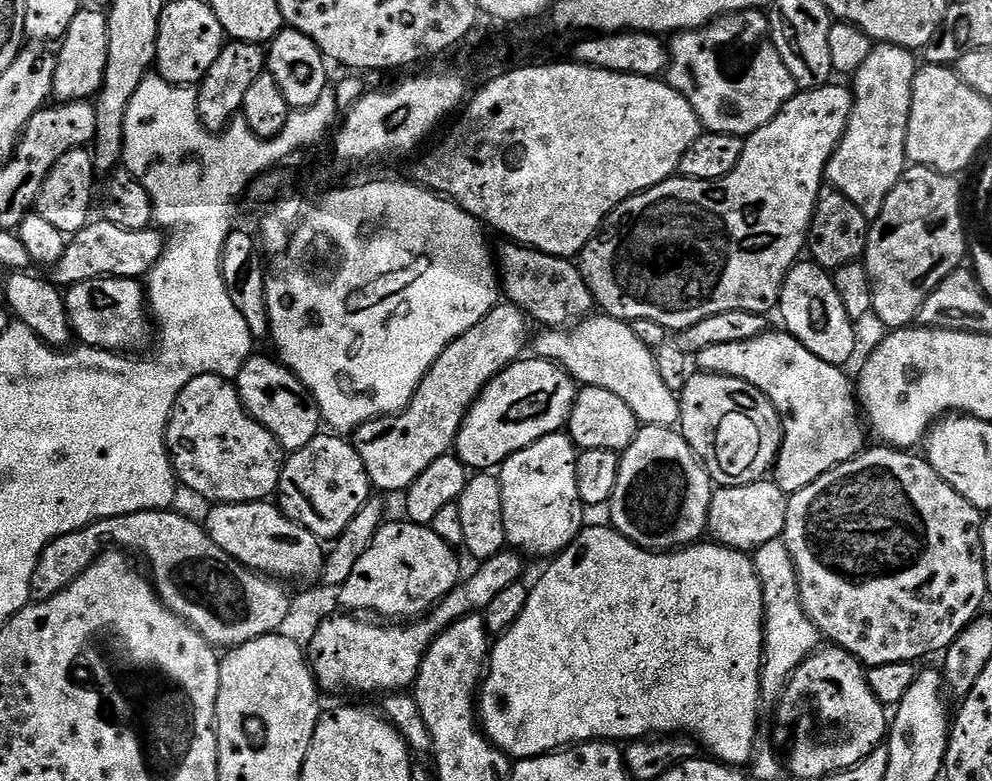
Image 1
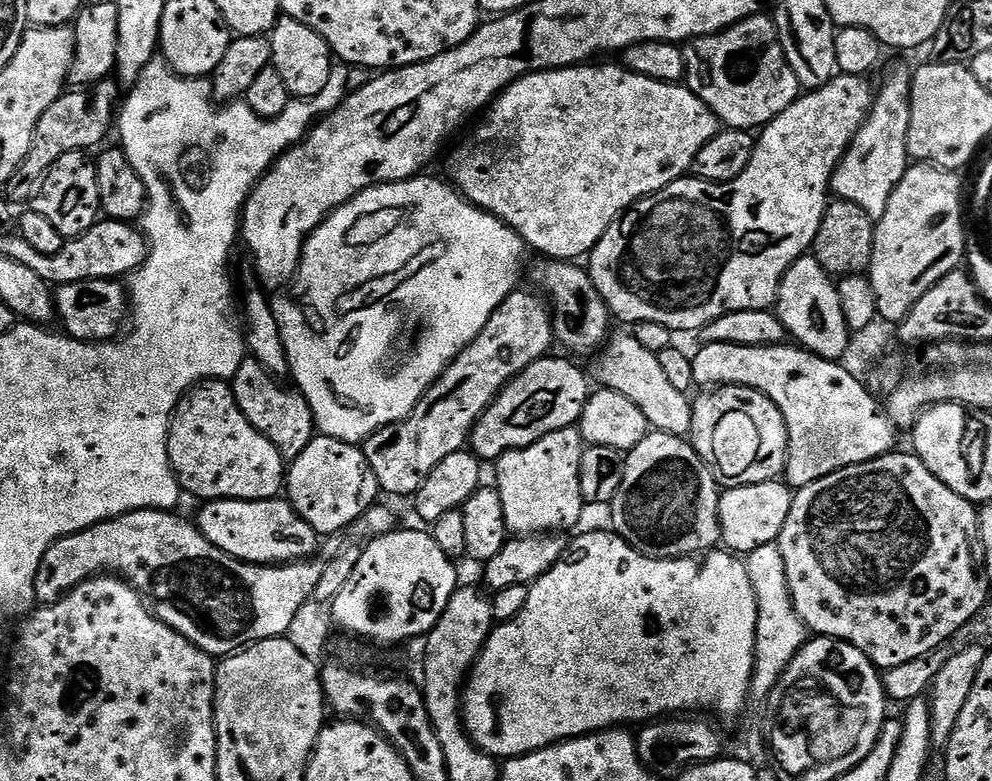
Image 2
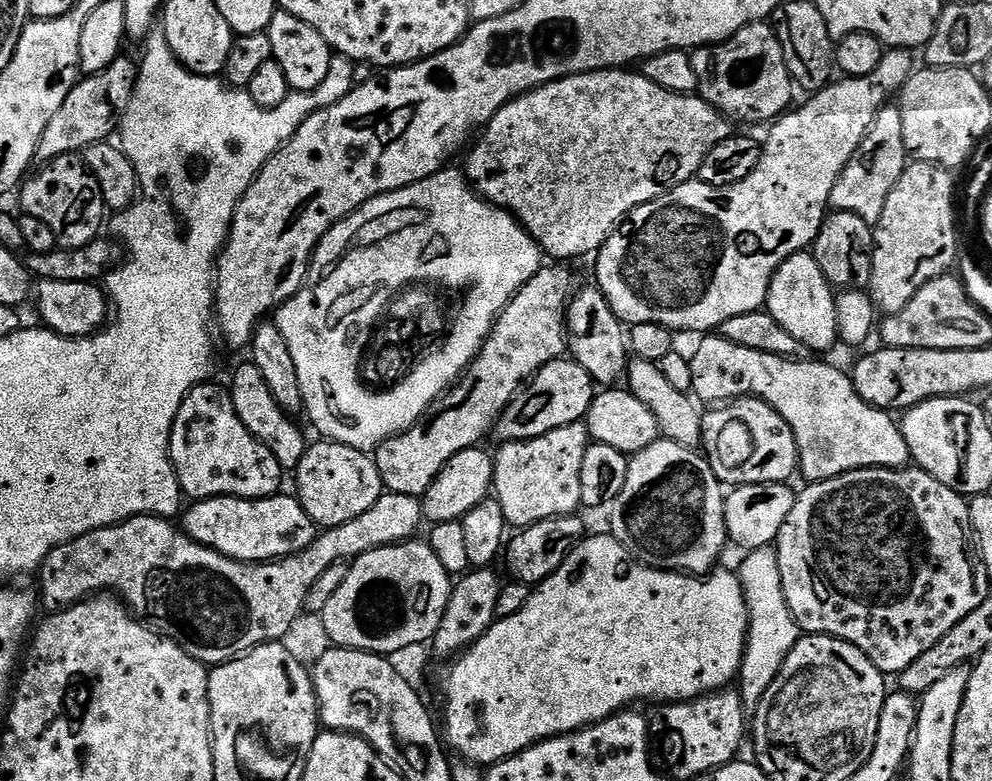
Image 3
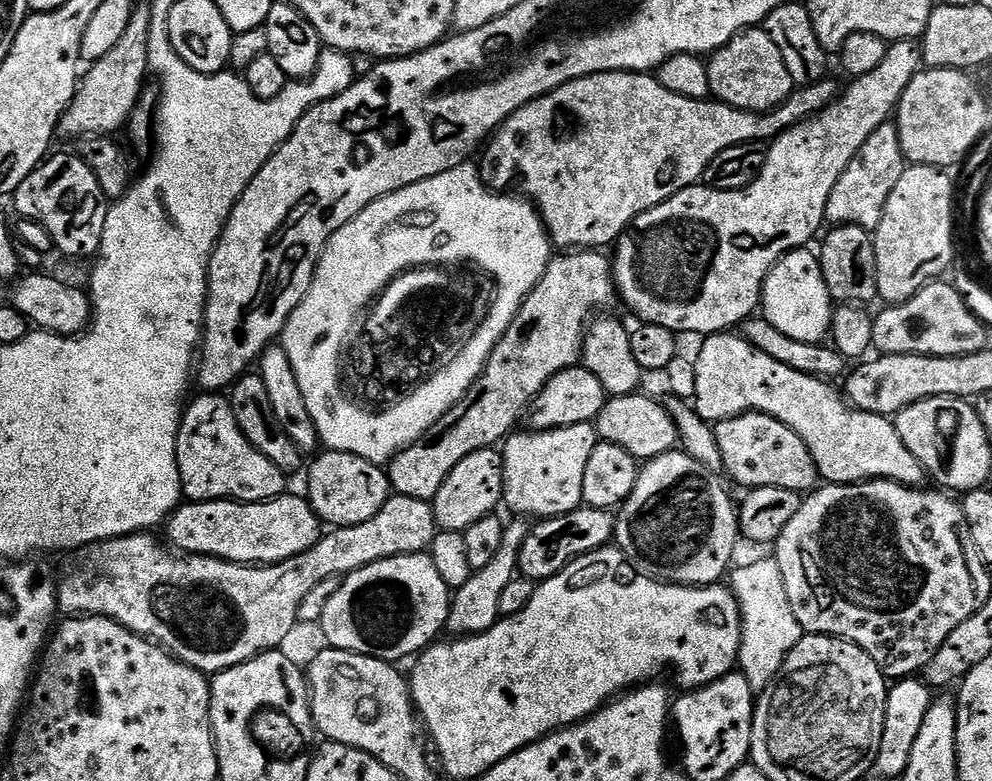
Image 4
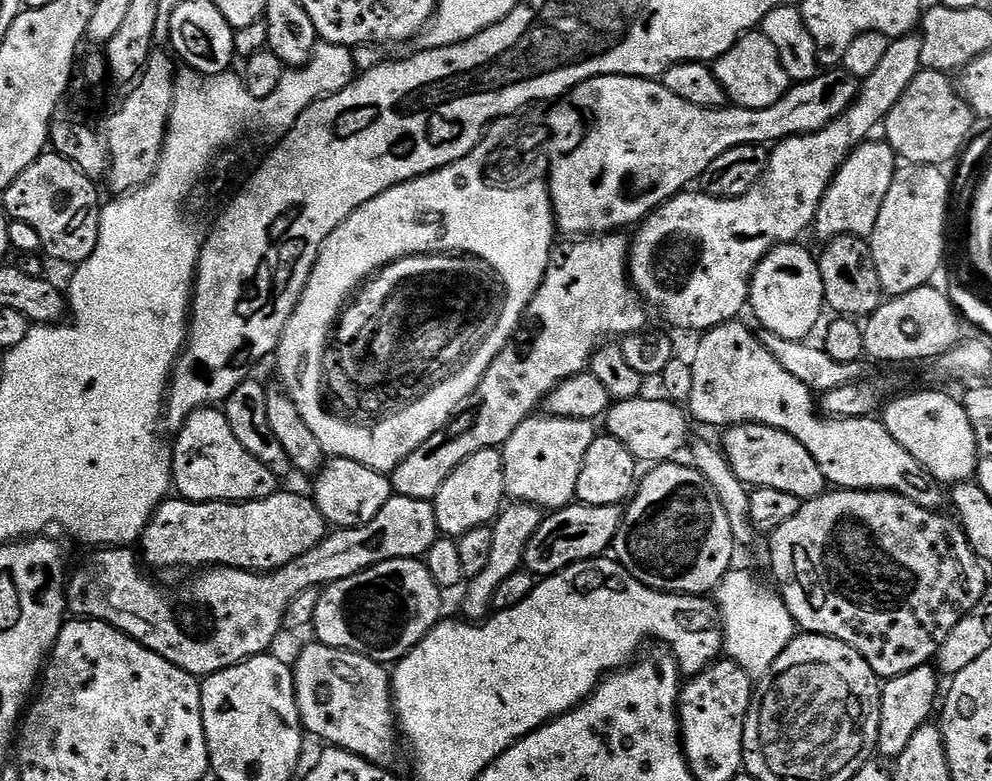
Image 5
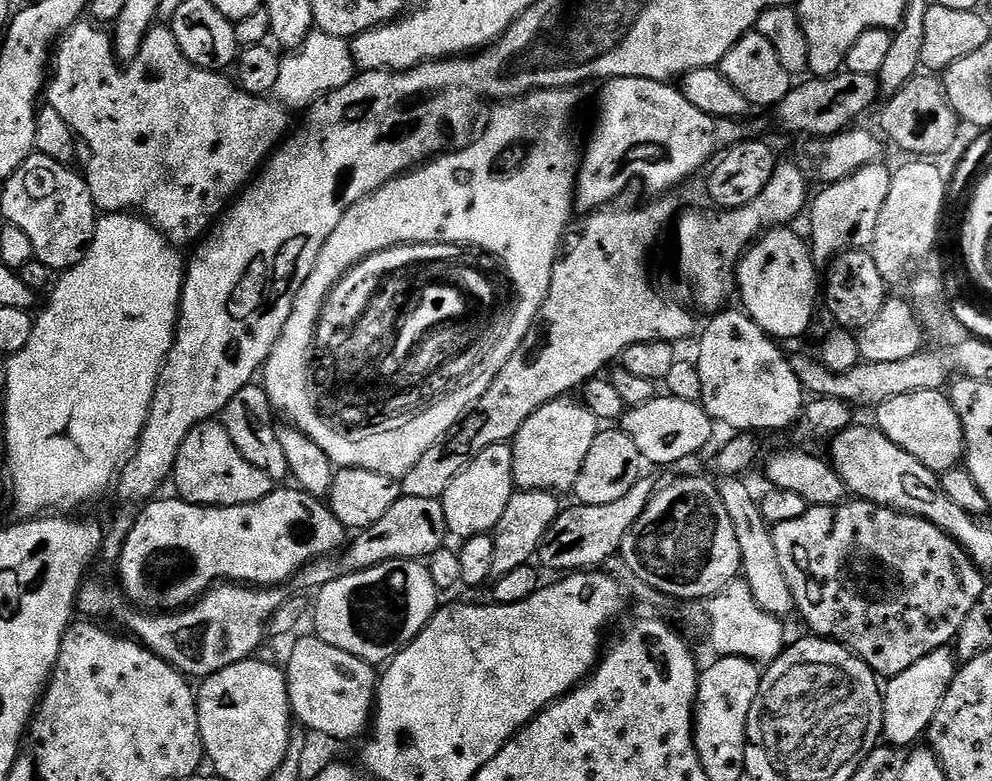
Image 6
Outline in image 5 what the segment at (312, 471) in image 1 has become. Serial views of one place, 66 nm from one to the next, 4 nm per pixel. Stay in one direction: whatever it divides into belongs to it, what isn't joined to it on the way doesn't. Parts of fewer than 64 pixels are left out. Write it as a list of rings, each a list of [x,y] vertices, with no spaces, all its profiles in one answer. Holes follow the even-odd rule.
[[[350,458],[329,459],[316,473],[314,483],[318,510],[329,525],[336,528],[353,528],[370,522],[394,495],[391,479],[385,473],[370,470],[370,466],[362,466],[362,462],[350,462]]]

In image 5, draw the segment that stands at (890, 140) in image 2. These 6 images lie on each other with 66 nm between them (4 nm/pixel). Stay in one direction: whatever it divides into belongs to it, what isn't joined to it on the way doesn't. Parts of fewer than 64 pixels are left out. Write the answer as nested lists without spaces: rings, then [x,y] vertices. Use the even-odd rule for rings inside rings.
[[[869,138],[852,149],[830,182],[822,202],[818,206],[814,232],[827,242],[839,236],[871,237],[874,222],[878,222],[878,210],[886,202],[890,182],[894,182],[898,171],[898,157],[883,139]]]

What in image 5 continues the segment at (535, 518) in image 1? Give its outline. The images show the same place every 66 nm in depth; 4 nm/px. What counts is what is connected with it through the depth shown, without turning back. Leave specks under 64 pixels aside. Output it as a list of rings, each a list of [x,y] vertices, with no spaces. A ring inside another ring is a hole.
[[[529,416],[502,446],[505,497],[512,502],[534,504],[541,510],[565,508],[573,503],[586,450],[590,450],[598,435],[596,427],[593,421],[569,416]]]

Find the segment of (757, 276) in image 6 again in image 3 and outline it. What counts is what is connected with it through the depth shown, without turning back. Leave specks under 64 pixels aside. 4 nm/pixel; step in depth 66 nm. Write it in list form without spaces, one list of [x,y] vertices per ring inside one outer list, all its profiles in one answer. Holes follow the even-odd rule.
[[[811,251],[799,252],[791,256],[786,262],[782,262],[782,266],[770,282],[766,310],[775,318],[778,326],[782,326],[782,330],[786,330],[786,334],[790,334],[795,340],[802,342],[809,353],[820,354],[816,352],[828,352],[832,347],[837,347],[836,296],[832,285],[822,274],[816,257],[812,255]]]

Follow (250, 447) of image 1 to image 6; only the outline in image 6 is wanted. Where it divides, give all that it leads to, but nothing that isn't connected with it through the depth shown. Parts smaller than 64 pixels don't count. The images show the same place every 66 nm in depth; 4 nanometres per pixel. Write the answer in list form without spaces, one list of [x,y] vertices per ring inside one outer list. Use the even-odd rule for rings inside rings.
[[[209,422],[197,424],[190,434],[186,434],[186,442],[178,450],[174,469],[174,484],[179,499],[191,504],[204,504],[208,508],[225,508],[239,504],[253,504],[266,498],[274,491],[274,482],[258,466],[250,466],[242,454],[238,454],[238,446],[226,434],[223,423]]]

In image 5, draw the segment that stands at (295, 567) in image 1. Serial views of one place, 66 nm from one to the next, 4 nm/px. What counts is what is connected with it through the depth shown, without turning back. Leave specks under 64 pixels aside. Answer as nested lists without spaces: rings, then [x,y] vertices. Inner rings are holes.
[[[280,490],[264,500],[243,502],[199,504],[169,498],[156,509],[138,544],[144,547],[142,560],[149,569],[207,570],[219,566],[270,572],[306,554],[306,550],[314,550],[329,531],[330,525],[318,510],[315,499],[308,497],[307,500],[296,492]]]

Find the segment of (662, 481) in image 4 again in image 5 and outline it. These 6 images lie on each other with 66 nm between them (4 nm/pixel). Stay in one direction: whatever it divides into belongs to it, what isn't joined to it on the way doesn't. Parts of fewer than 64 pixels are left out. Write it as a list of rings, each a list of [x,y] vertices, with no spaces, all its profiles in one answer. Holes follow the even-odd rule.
[[[661,462],[651,469],[652,473],[645,480],[643,477],[639,481],[634,495],[627,501],[626,507],[623,509],[624,520],[616,535],[614,556],[631,576],[638,578],[638,582],[642,582],[648,588],[656,588],[660,592],[679,592],[682,596],[704,596],[715,590],[722,582],[724,575],[733,567],[732,559],[736,556],[738,545],[734,534],[730,534],[730,521],[726,519],[726,510],[722,510],[722,502],[718,498],[718,494],[714,494],[710,482],[706,482],[706,478],[696,467],[689,466],[687,463],[685,463],[686,465],[676,463],[680,462]]]

